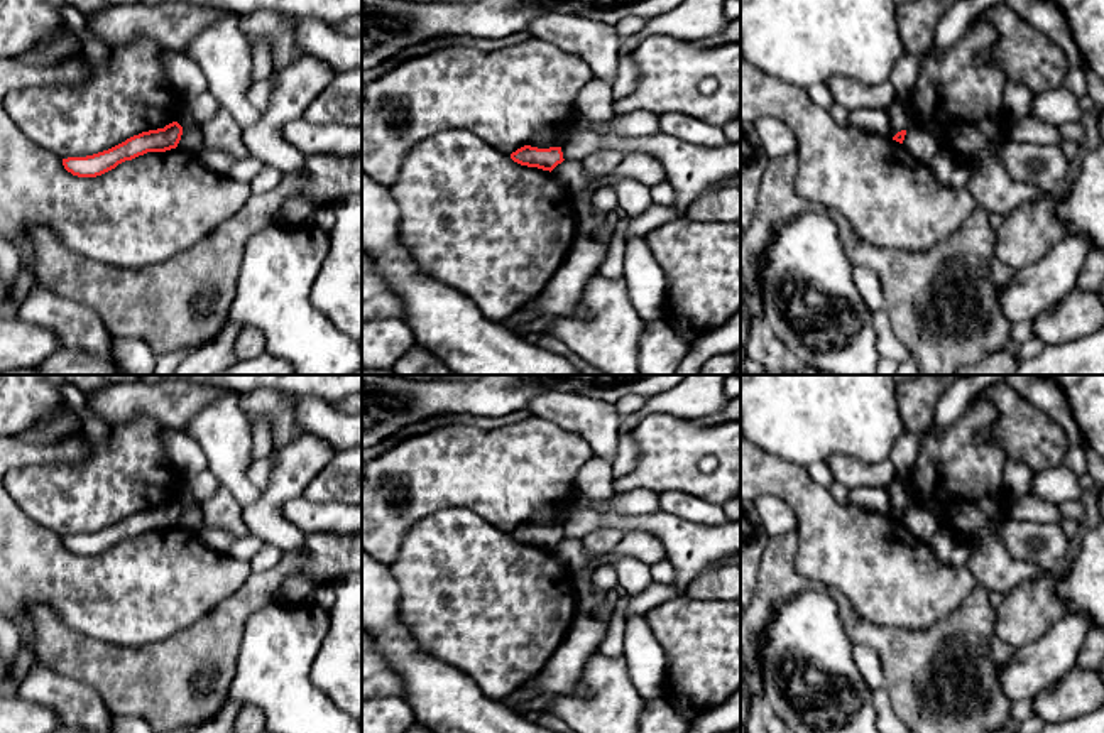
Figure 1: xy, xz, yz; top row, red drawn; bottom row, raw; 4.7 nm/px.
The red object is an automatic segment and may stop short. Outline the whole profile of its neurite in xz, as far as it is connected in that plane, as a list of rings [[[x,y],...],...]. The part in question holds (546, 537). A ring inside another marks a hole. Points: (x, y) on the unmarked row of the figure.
[[[531,524],[517,527],[511,532],[511,537],[521,544],[538,546],[549,551],[565,539],[561,525],[538,527]]]

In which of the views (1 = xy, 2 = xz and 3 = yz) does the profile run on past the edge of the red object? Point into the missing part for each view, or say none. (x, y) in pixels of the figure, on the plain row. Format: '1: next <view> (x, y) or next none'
1: next none
2: next none
3: next none

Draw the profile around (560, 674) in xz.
[[[577,616],[565,640],[536,674],[534,682],[517,689],[502,699],[502,703],[517,709],[543,694],[570,698],[588,660],[598,654],[605,633],[605,627],[598,625],[597,620]]]

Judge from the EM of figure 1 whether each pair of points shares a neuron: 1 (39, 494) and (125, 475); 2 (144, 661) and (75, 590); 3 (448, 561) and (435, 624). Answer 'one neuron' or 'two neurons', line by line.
1: one neuron
2: two neurons
3: one neuron

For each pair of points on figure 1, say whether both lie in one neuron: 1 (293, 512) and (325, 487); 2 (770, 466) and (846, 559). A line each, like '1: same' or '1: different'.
1: different
2: same

